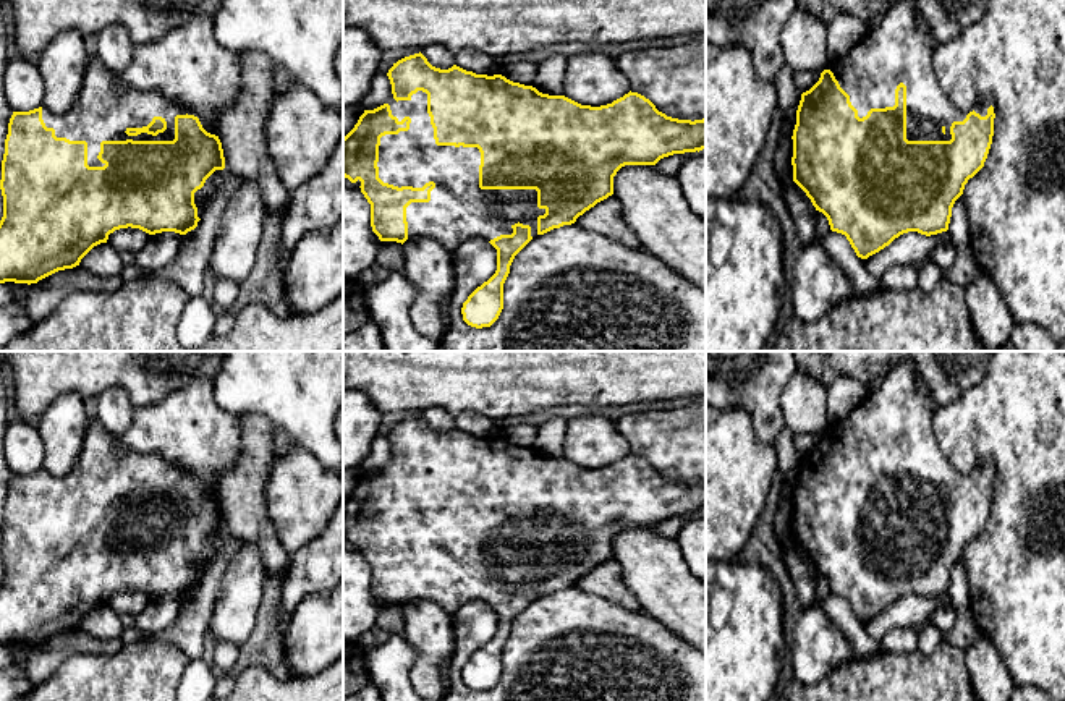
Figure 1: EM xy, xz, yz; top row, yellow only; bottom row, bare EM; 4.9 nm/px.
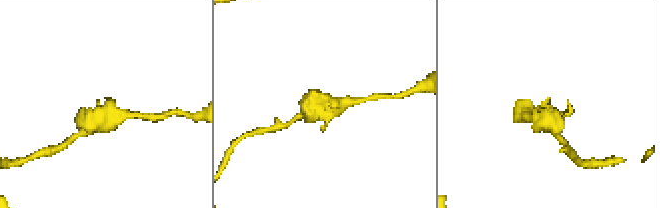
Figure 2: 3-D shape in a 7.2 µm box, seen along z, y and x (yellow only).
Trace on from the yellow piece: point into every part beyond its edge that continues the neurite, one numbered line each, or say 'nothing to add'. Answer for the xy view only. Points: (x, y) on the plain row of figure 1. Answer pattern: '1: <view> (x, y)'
1: xy (104, 471)

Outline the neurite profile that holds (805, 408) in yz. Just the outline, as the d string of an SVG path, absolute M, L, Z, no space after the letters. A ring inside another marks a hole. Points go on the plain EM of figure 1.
M798 366L783 389L782 410L793 434L822 435L830 426L827 387Z

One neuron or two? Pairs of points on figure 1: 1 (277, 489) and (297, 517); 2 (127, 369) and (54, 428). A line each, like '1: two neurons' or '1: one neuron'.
1: one neuron
2: two neurons

